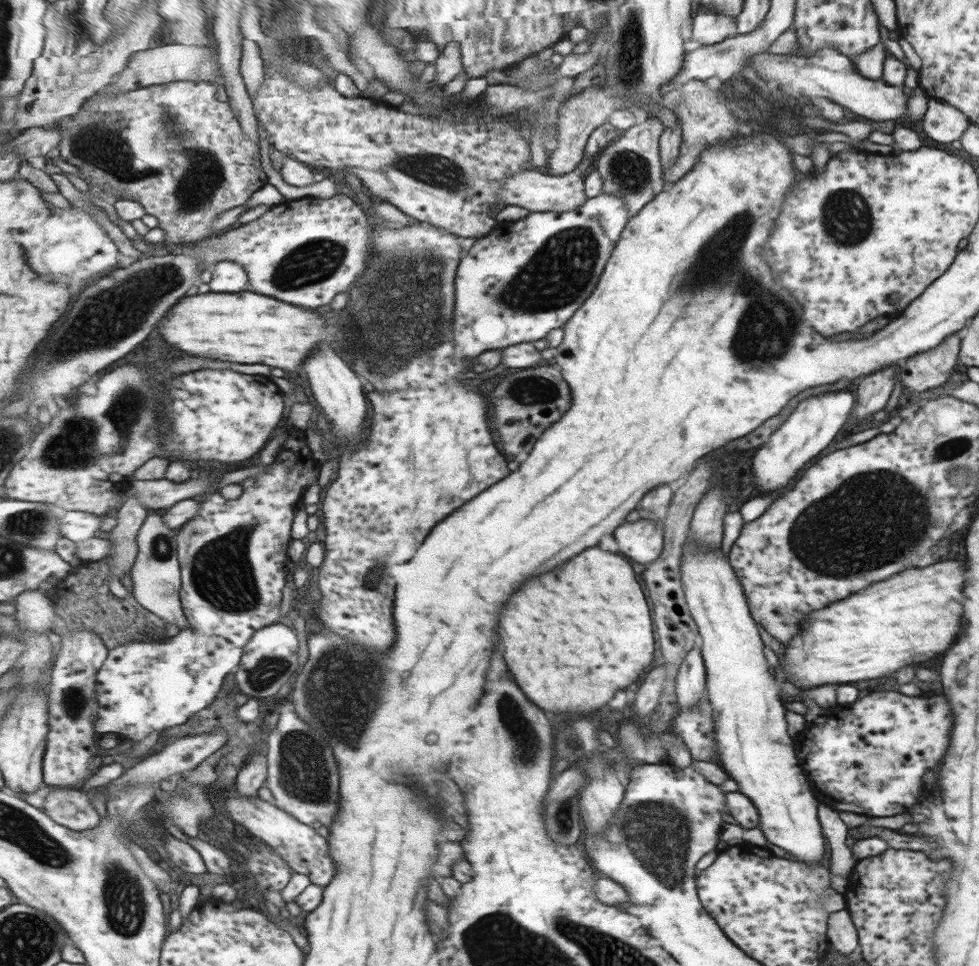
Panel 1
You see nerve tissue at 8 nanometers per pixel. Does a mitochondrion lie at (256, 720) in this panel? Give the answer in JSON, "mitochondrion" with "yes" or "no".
{"mitochondrion":"no"}

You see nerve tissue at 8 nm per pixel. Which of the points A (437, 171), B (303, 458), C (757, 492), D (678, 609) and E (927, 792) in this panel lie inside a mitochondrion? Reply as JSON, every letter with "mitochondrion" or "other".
{"A":"mitochondrion","B":"other","C":"other","D":"other","E":"other"}

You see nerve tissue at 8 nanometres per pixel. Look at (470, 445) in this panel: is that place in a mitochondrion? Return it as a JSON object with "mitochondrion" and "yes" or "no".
{"mitochondrion":"no"}

